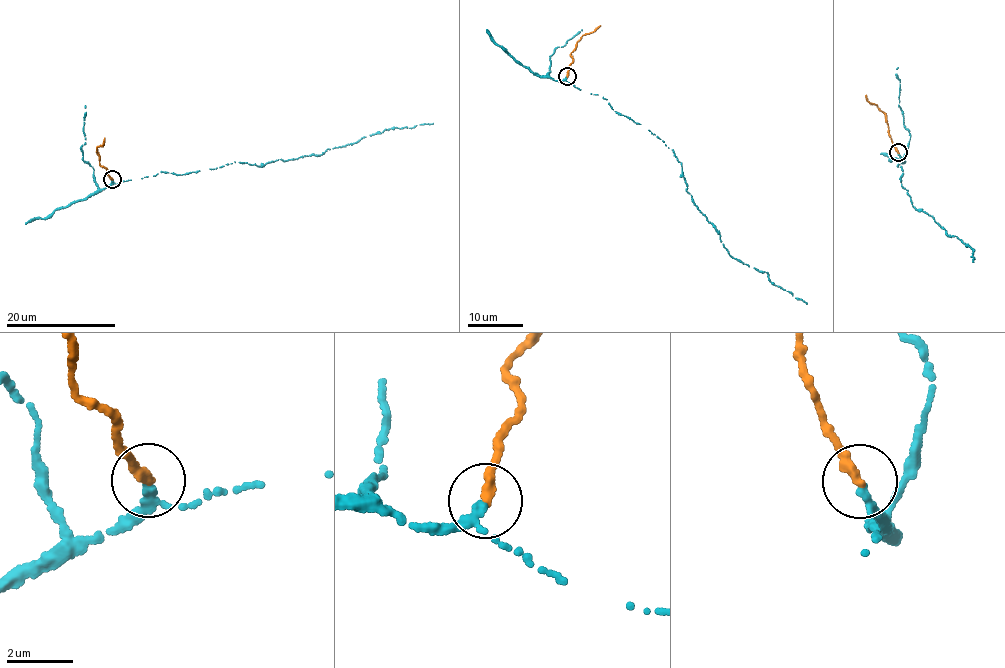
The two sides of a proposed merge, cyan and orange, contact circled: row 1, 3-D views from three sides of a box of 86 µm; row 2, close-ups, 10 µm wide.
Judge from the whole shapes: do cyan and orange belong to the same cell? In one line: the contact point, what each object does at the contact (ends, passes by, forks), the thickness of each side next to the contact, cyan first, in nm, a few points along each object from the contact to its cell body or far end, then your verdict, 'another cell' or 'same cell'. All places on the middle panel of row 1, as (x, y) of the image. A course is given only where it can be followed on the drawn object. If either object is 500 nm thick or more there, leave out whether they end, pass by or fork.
place (567, 76); cyan passes by; orange ends; calibres 200 and 360 nm; course cyan (566, 76), (663, 140), (682, 167), (687, 191), (730, 255), (807, 303); course orange (567, 76), (573, 60), (571, 52), (578, 41), (601, 26); same cell

